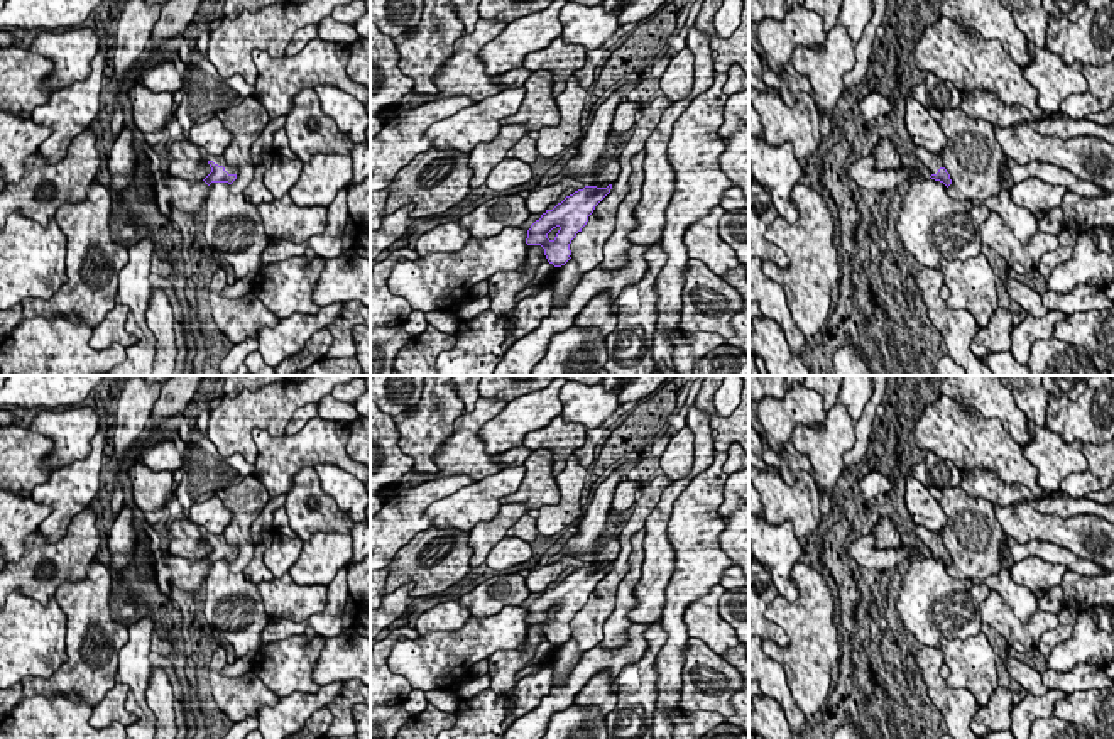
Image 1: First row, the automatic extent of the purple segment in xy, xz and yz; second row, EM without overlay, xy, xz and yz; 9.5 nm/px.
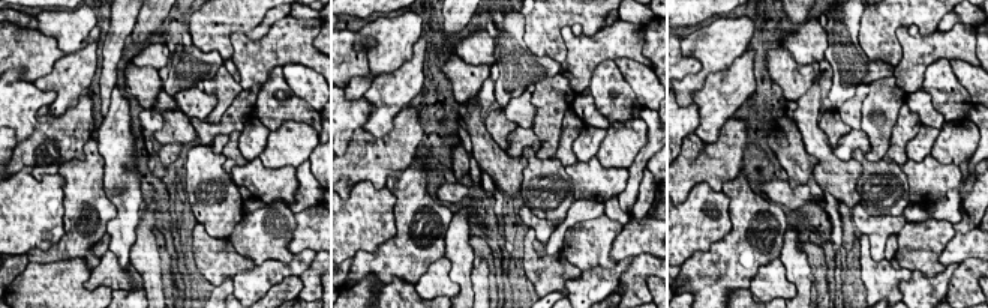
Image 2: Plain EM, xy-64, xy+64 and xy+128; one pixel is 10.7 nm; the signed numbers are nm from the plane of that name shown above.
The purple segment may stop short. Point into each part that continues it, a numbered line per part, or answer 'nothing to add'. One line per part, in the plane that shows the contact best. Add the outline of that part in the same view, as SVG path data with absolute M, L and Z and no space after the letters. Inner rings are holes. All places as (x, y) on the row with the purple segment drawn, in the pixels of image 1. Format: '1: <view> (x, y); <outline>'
1: xy (218, 159); M205 156L206 161L213 161L218 166L223 166L228 174L238 174L235 166L228 166L223 156Z

